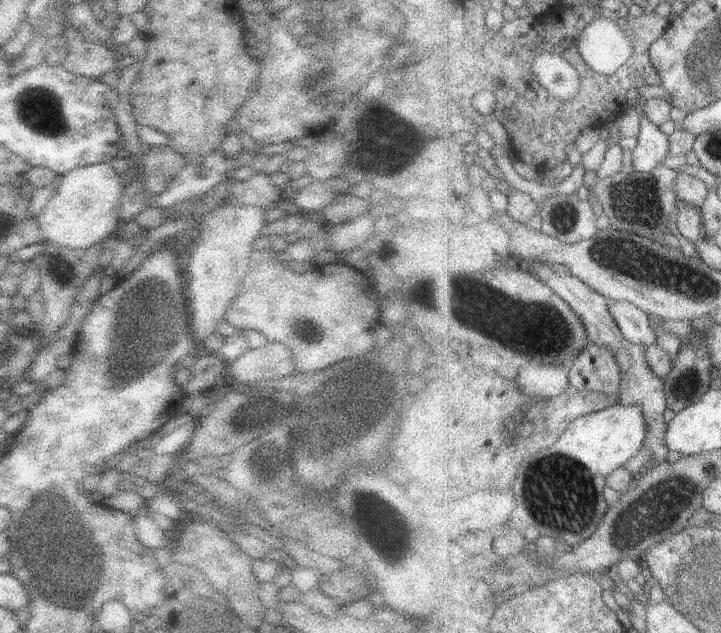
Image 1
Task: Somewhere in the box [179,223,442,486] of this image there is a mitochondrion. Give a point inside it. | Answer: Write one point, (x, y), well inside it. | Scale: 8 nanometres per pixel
(346, 389)

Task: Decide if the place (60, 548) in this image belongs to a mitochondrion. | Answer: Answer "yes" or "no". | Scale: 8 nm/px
yes

